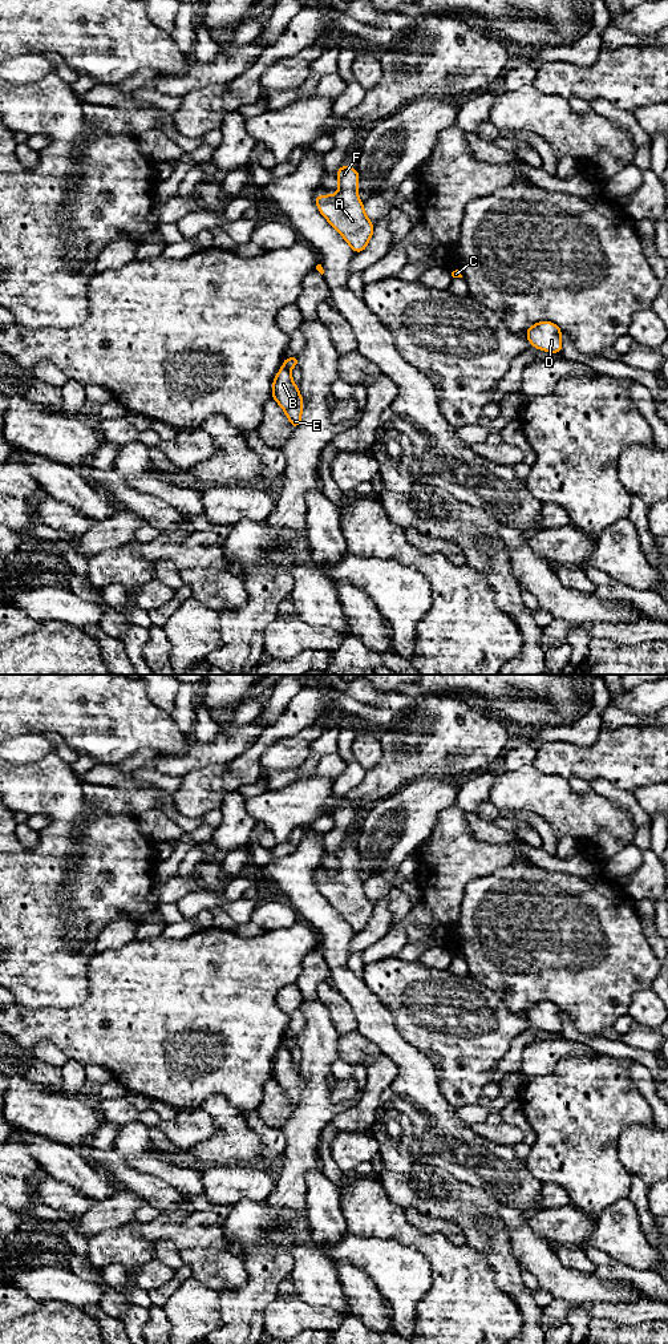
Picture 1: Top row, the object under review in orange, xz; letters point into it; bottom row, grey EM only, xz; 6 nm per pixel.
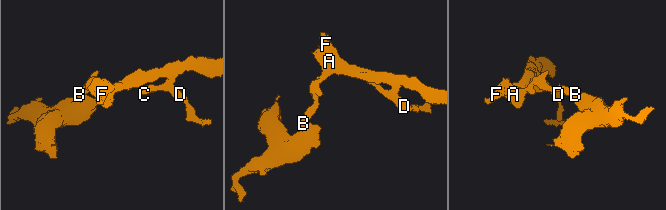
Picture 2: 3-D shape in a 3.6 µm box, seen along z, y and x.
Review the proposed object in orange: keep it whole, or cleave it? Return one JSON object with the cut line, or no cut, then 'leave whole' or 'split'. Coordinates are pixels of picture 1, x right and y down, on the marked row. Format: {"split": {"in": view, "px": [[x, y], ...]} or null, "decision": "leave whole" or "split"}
{"split": {"in": "xz", "px": [[283, 365], [288, 369]]}, "decision": "split"}

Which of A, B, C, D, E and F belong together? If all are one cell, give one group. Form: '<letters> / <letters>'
A C D F / B E

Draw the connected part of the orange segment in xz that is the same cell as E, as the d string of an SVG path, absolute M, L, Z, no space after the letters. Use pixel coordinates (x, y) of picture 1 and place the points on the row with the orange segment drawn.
M282 367L276 373L272 382L272 398L282 406L292 428L296 429L301 422L304 401L288 368Z

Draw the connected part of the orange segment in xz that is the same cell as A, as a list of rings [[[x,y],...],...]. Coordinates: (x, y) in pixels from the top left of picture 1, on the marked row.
[[[347,165],[336,173],[339,191],[335,195],[316,195],[315,203],[320,214],[359,254],[364,251],[373,235],[375,226],[364,211],[364,202],[359,198],[359,171]]]

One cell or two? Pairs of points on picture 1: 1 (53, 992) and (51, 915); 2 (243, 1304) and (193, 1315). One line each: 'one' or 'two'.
1: one
2: two

